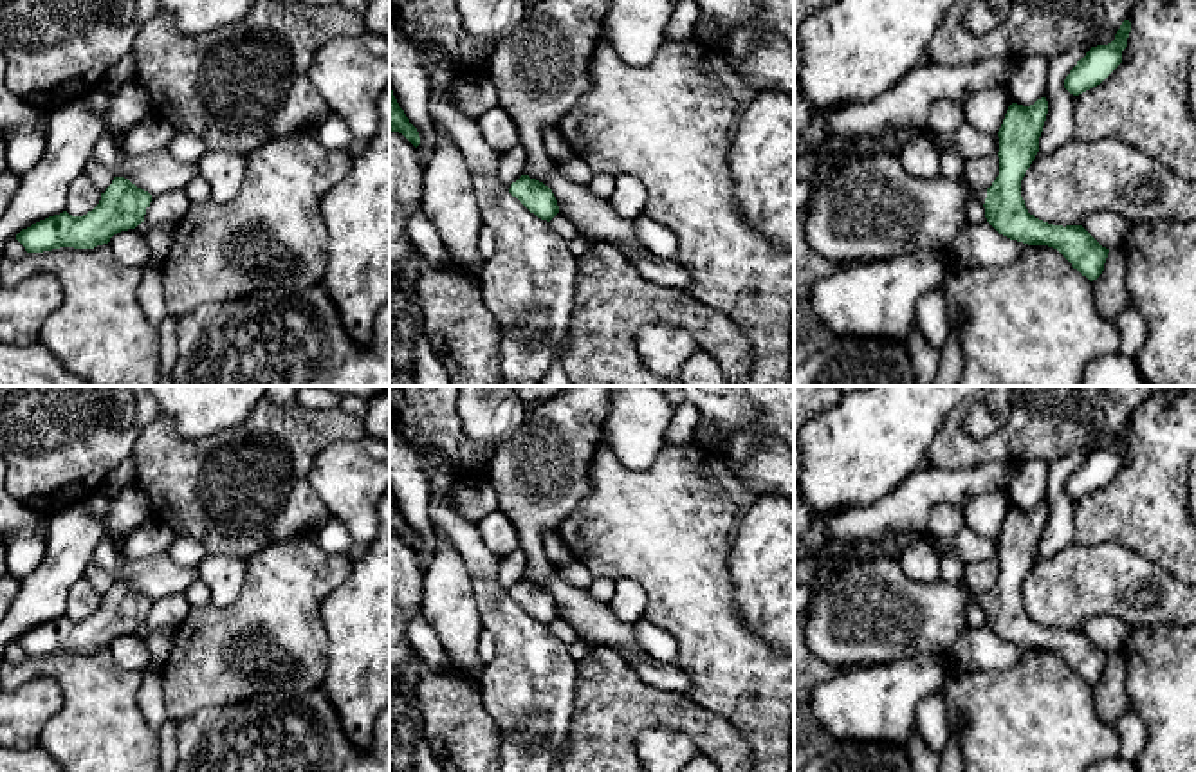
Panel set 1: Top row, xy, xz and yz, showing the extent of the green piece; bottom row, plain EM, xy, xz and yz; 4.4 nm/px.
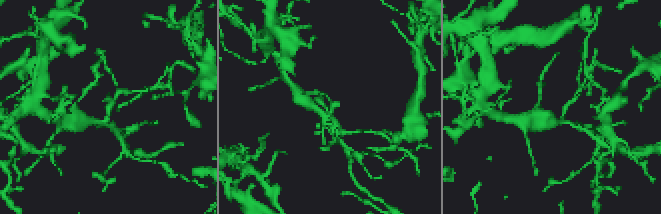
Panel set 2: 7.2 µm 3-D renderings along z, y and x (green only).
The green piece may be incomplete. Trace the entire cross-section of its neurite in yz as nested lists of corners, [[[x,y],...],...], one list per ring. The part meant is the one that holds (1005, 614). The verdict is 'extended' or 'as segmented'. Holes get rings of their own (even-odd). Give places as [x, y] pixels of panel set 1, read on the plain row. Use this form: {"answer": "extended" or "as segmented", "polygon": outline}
{"answer": "extended", "polygon": [[[1046,501],[1030,510],[1012,507],[998,536],[999,579],[990,592],[971,592],[985,611],[987,626],[999,639],[1028,649],[1053,651],[1073,673],[1093,685],[1102,678],[1109,653],[1082,630],[1063,631],[1035,622],[1021,601],[1021,584],[1039,556],[1046,518]]]}

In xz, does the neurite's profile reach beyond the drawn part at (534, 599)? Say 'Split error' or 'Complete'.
Split error

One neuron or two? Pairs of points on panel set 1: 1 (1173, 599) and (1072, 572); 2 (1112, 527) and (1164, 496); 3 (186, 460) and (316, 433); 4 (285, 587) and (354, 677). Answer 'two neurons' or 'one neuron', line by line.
1: one neuron
2: one neuron
3: one neuron
4: two neurons

